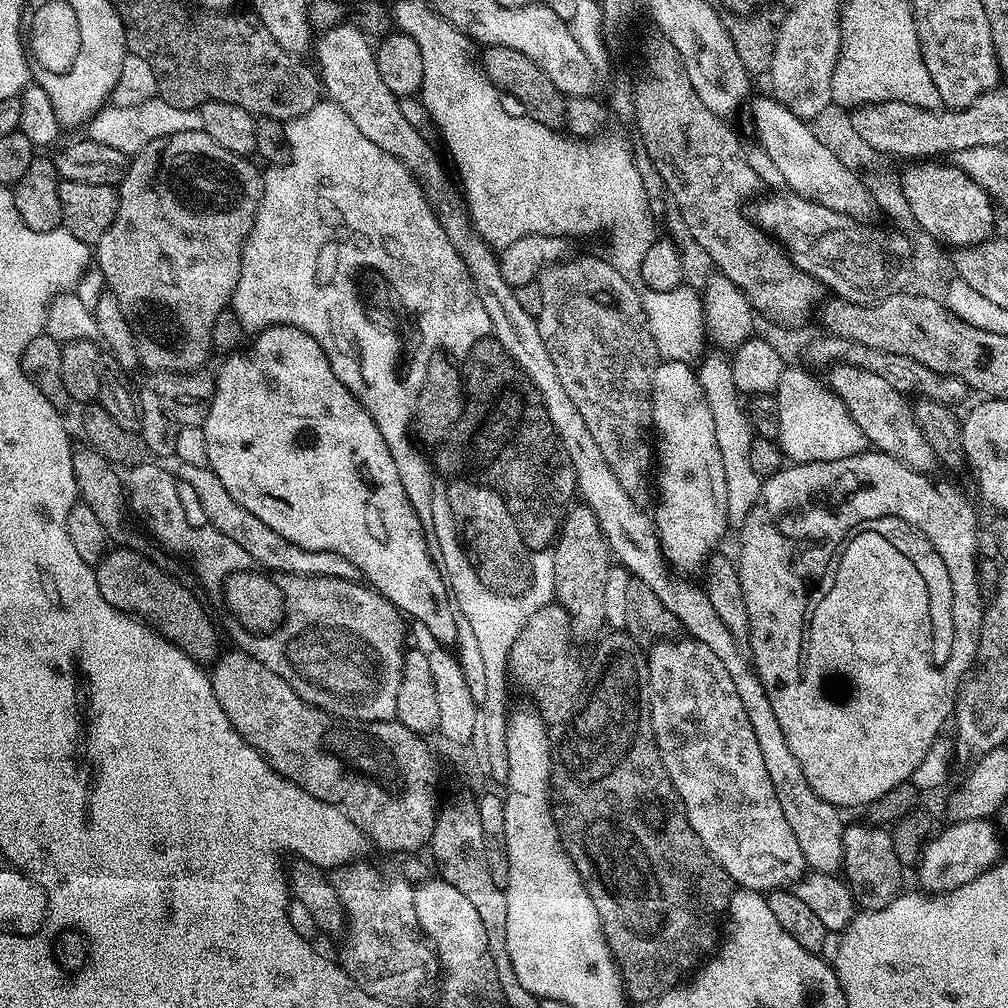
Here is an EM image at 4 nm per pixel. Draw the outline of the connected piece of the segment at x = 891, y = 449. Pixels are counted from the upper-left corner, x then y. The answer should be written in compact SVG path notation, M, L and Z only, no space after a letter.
M843 362L833 364L836 365L829 370L826 383L846 406L850 418L854 418L858 430L862 430L869 445L875 451L902 461L909 468L928 470L926 468L934 464L934 457L916 421L909 397L884 378L878 378L878 374L870 374L870 370Z

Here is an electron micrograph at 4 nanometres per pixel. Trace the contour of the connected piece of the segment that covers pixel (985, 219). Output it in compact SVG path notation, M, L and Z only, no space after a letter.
M916 162L908 166L904 177L898 180L898 185L910 204L910 211L917 220L918 228L932 235L949 249L971 248L973 245L993 239L992 227L996 224L997 212L994 201L991 196L984 193L982 186L978 186L978 182L972 180L967 171L955 168L948 162Z

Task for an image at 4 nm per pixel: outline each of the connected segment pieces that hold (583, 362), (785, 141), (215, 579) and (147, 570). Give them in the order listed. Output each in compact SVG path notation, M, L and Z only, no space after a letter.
M584 256L578 260L570 258L565 262L553 264L552 267L546 268L540 273L538 283L542 290L542 314L535 317L536 325L538 326L538 334L542 334L542 342L546 342L546 350L550 350L550 359L554 362L554 370L558 370L558 379L562 381L566 394L570 394L570 402L574 402L574 406L578 406L578 414L582 414L583 420L586 421L586 430L590 430L594 442L598 442L598 450L602 450L602 458L606 458L606 466L610 466L610 470L614 472L614 478L618 480L618 486L622 486L622 490L630 496L634 503L641 506L647 505L650 473L654 468L652 383L654 382L654 370L658 363L658 357L652 331L648 325L645 301L644 304L640 301L635 286L614 265L607 264L606 261L599 260L596 256Z
M771 95L760 96L752 104L752 128L756 131L756 136L760 139L760 144L764 147L764 152L768 155L770 163L776 167L776 172L789 184L791 191L797 196L802 196L808 200L816 200L819 204L839 212L848 212L860 208L870 196L869 189L859 180L857 173L848 169L830 152L826 150L818 139L814 138L812 125L801 116L795 116L789 108L785 108L779 100Z
M145 462L127 469L126 492L130 497L130 510L144 516L144 524L156 534L159 543L170 548L173 544L184 552L192 552L197 563L198 574L201 582L208 590L219 591L222 583L232 572L247 572L253 567L250 554L238 546L238 542L230 542L226 534L222 534L209 524L192 526L188 520L188 512L184 509L182 498L178 492L180 487L177 477L172 475L160 464L160 462Z
M116 546L105 551L94 567L98 590L102 590L102 598L106 598L110 606L147 624L153 632L166 637L201 666L211 665L221 655L216 628L199 598L182 581L176 580L180 578L159 568L148 555Z

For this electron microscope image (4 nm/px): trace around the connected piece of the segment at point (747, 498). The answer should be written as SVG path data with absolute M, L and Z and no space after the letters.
M716 350L713 356L705 355L699 361L698 375L702 394L706 394L706 402L710 406L710 414L714 414L714 434L718 438L718 450L722 450L722 470L726 470L728 522L733 529L738 530L746 522L746 514L750 514L754 502L758 502L762 483L762 477L750 468L750 448L754 433L748 423L748 413L742 403L741 393L732 380L729 357L720 350Z

